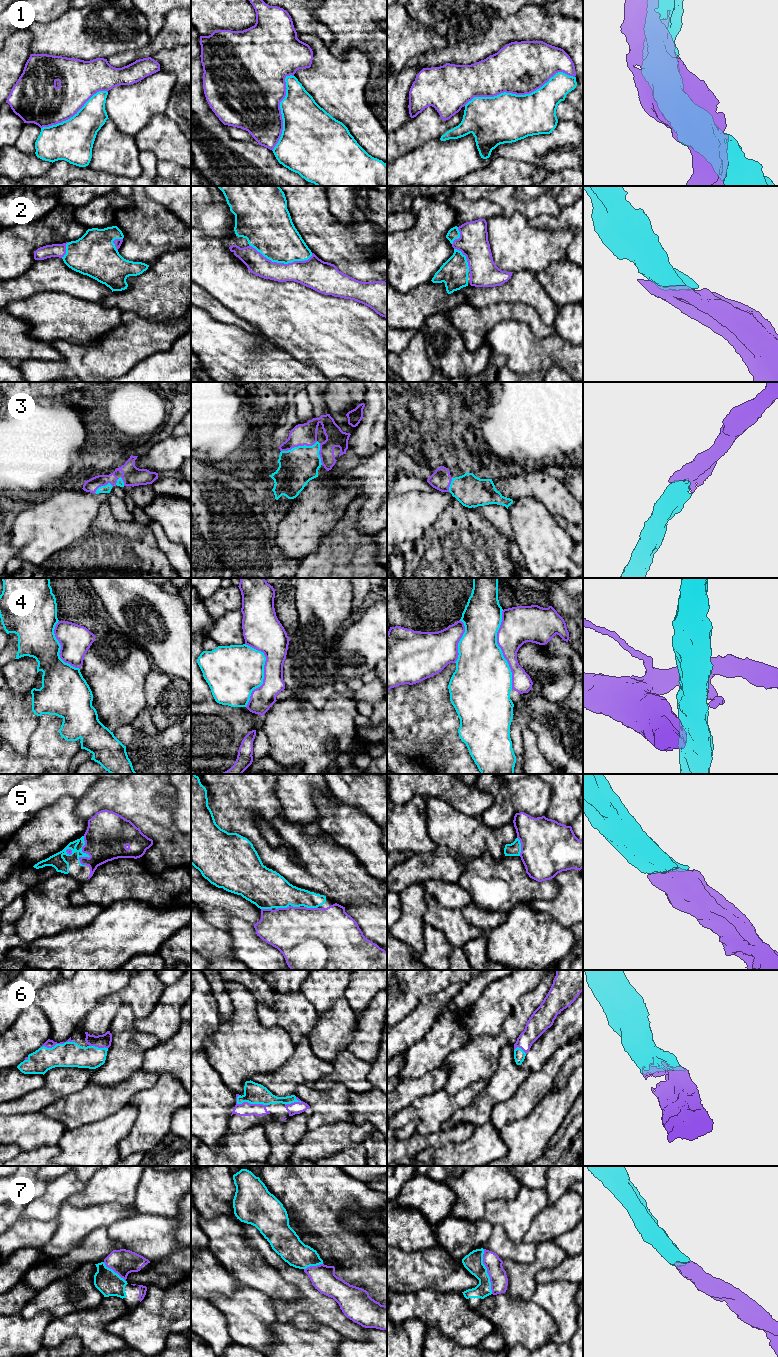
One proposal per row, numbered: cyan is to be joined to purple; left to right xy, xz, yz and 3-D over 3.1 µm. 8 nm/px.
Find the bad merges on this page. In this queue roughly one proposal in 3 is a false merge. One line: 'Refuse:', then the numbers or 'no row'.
Refuse: 1, 4

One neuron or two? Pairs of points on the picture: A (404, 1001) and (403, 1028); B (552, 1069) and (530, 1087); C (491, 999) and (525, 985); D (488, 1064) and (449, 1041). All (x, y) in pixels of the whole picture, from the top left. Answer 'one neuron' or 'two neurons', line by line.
A: two neurons
B: one neuron
C: one neuron
D: two neurons

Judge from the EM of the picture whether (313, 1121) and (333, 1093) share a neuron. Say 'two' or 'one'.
one

